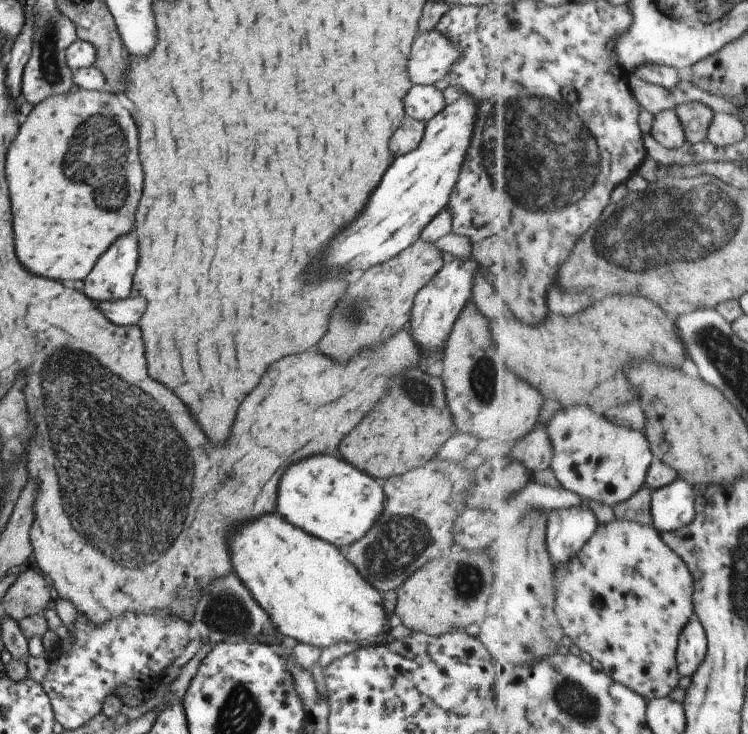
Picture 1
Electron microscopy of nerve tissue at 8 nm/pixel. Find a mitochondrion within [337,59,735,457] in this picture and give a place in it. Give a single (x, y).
(552, 155)

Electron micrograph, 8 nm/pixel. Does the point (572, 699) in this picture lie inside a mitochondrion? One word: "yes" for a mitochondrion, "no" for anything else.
yes

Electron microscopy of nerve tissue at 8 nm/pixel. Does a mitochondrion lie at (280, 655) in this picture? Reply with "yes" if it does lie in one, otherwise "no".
no

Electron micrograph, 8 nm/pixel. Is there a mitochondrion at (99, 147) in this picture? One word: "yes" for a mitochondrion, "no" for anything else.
yes

